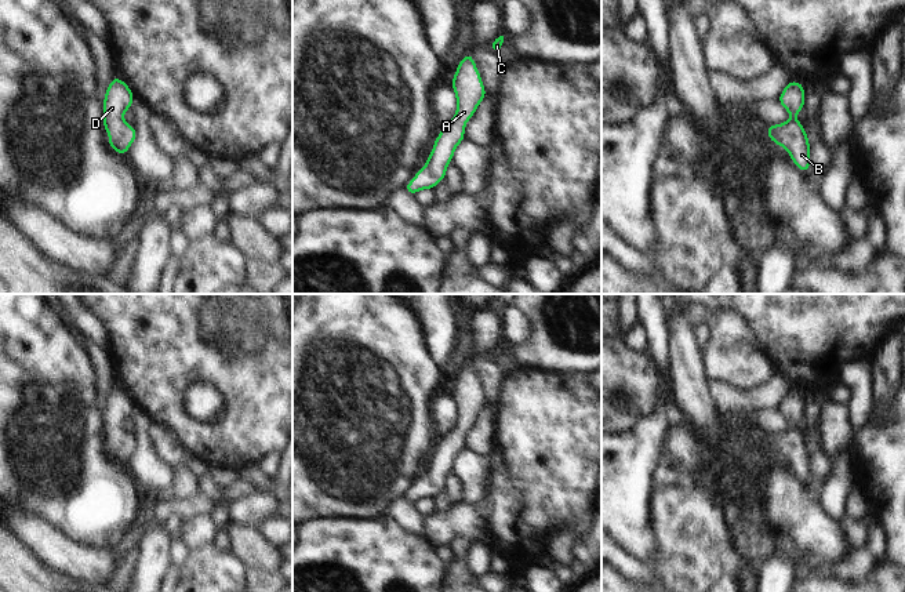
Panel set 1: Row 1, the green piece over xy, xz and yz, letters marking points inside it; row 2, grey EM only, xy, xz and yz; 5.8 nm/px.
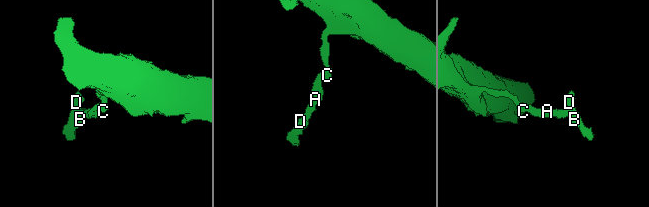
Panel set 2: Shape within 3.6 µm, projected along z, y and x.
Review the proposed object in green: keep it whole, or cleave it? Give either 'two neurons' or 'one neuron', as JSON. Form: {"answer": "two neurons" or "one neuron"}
{"answer": "one neuron"}

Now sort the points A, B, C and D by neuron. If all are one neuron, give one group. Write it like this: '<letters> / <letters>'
A B C D

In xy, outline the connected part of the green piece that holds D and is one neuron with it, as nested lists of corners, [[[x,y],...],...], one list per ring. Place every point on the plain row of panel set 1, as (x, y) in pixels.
[[[113,386],[103,411],[103,436],[109,442],[109,455],[126,464],[137,446],[134,435],[127,435],[123,422],[130,418],[134,403],[119,386]]]

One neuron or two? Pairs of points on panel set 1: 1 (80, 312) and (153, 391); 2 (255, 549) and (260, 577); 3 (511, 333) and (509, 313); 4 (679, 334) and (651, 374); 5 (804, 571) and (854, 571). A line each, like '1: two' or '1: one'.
1: two
2: two
3: one
4: two
5: one

